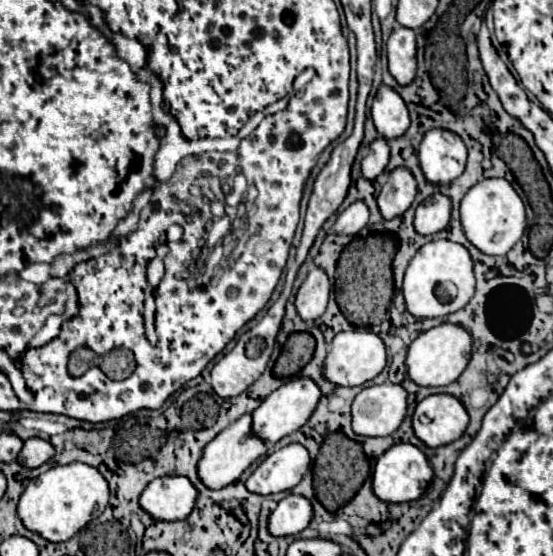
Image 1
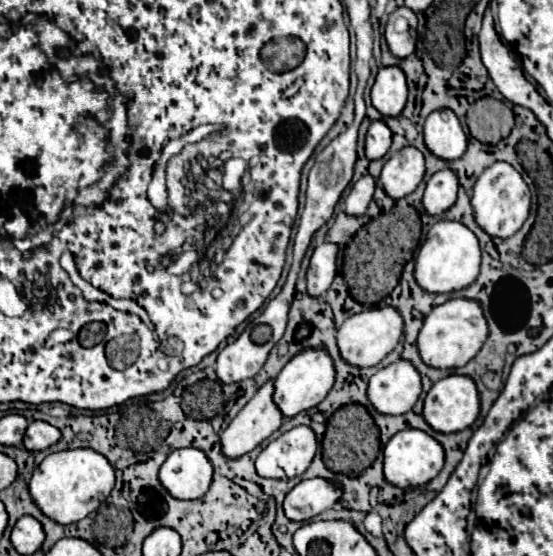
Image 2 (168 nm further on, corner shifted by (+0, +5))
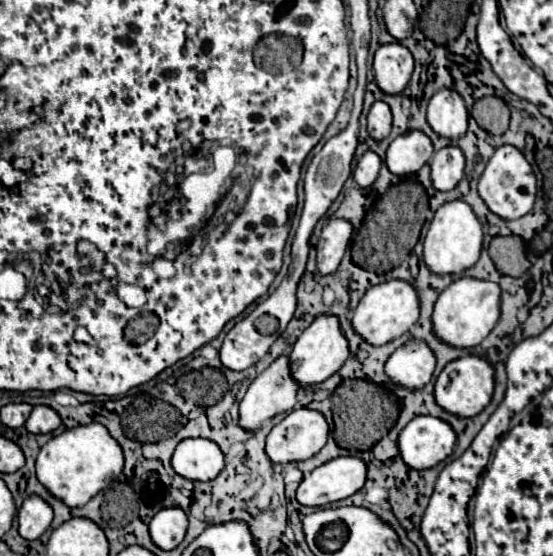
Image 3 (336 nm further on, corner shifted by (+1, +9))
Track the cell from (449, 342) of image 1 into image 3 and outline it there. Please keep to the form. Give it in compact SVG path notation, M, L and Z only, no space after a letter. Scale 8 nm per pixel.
M459 278L449 288L445 288L433 306L433 334L437 340L453 348L473 348L477 346L495 326L499 318L499 286L475 278Z

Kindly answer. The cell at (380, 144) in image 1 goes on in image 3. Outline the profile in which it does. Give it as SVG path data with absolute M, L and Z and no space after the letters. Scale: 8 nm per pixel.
M375 102L367 120L369 120L367 132L373 140L381 142L383 138L389 136L389 132L391 132L391 110L385 102Z

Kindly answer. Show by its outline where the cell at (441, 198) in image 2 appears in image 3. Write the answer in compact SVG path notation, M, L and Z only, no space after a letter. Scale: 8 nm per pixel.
M447 146L447 148L443 148L443 150L439 150L439 152L433 154L429 166L431 166L433 186L439 192L449 192L463 178L465 158L463 158L463 152L459 148Z

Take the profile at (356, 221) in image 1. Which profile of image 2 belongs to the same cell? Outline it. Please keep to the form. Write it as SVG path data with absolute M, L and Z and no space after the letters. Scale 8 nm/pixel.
M366 174L362 176L350 190L348 198L346 198L346 214L350 216L362 216L374 196L374 188L376 188L376 178Z

